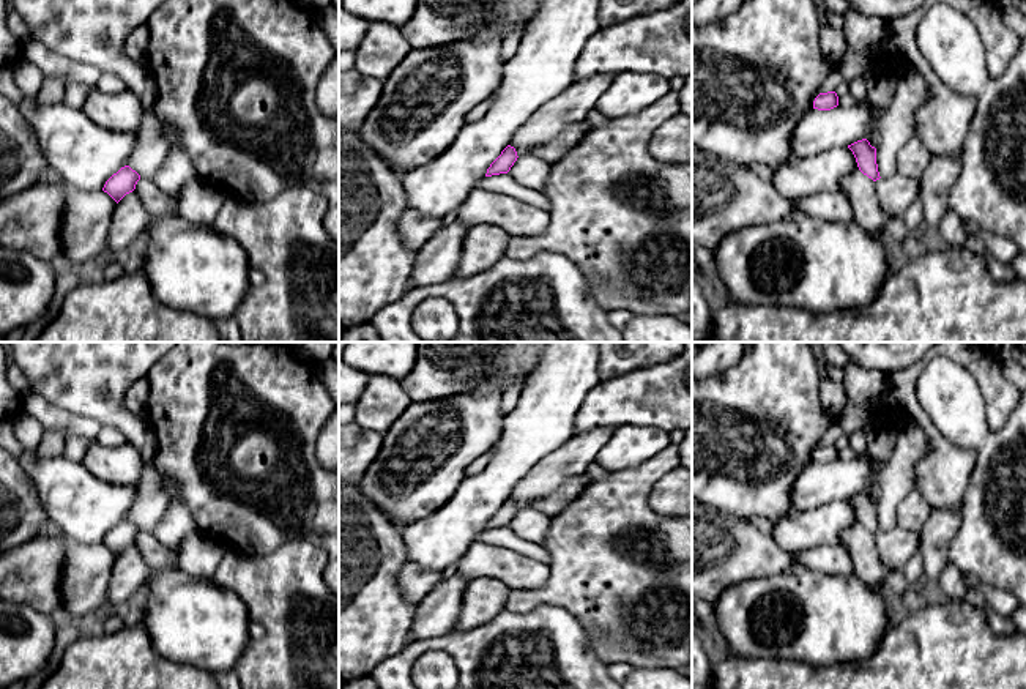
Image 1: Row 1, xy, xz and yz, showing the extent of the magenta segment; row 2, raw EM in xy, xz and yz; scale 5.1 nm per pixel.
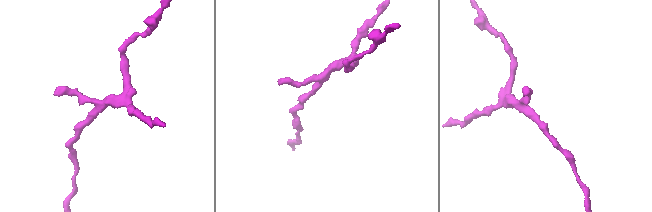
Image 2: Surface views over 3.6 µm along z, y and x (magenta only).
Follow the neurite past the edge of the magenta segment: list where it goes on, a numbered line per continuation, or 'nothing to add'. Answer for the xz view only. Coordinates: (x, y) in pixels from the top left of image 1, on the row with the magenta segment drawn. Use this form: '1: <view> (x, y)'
nothing to add

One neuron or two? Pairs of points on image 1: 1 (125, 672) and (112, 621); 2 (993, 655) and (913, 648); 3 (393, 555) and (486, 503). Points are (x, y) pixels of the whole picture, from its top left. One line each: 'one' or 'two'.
1: two
2: one
3: two

